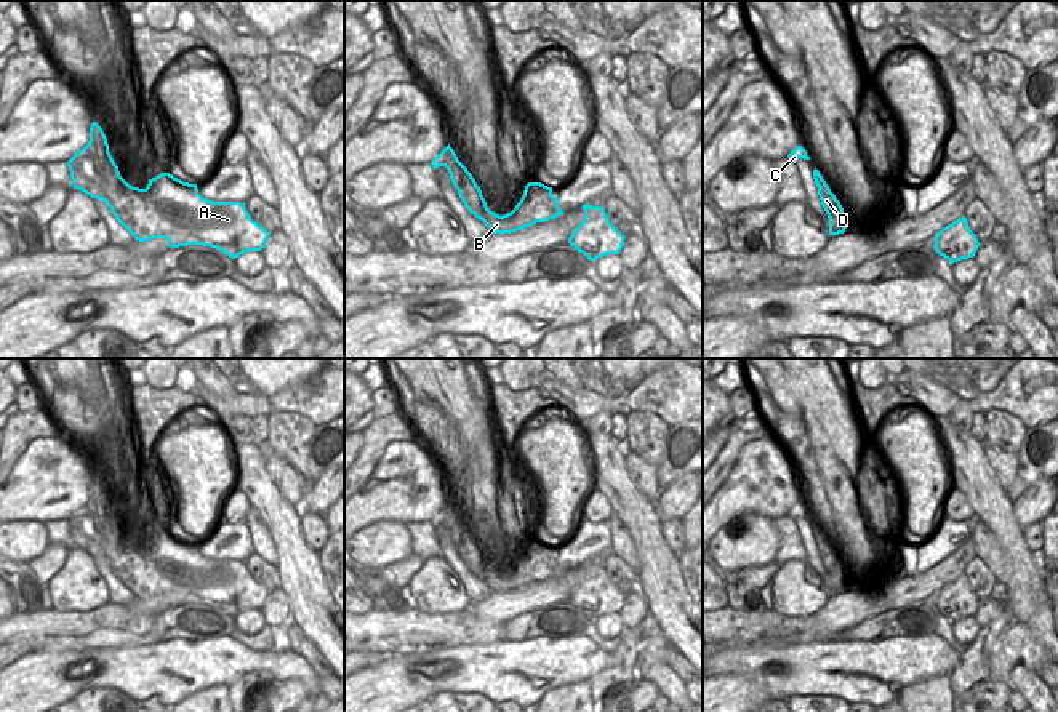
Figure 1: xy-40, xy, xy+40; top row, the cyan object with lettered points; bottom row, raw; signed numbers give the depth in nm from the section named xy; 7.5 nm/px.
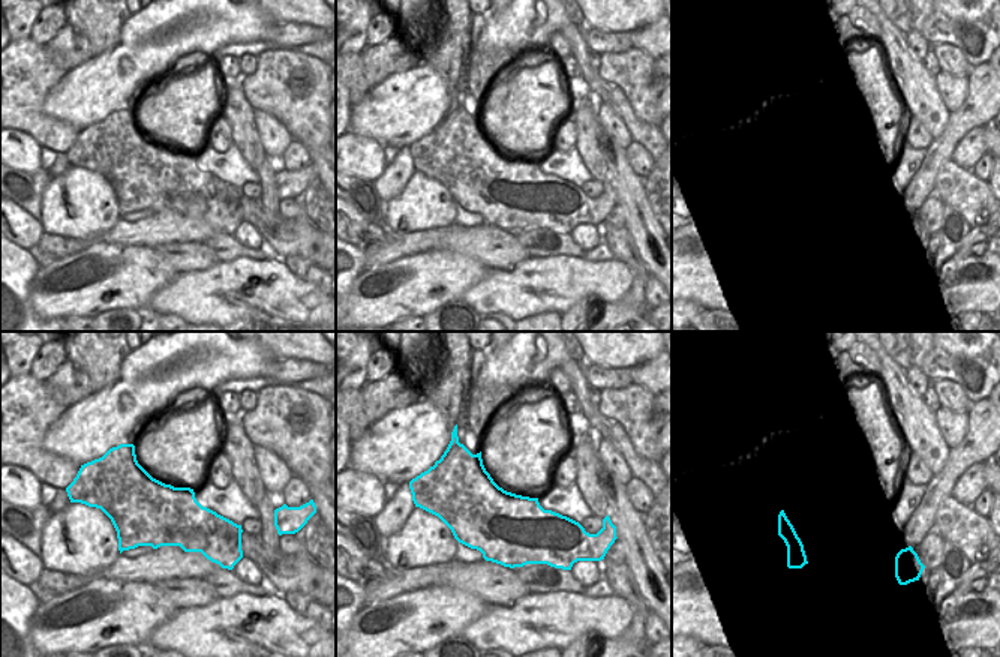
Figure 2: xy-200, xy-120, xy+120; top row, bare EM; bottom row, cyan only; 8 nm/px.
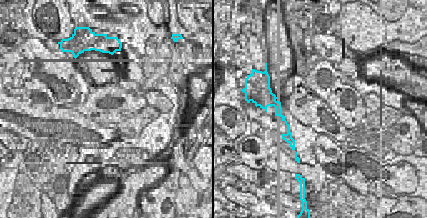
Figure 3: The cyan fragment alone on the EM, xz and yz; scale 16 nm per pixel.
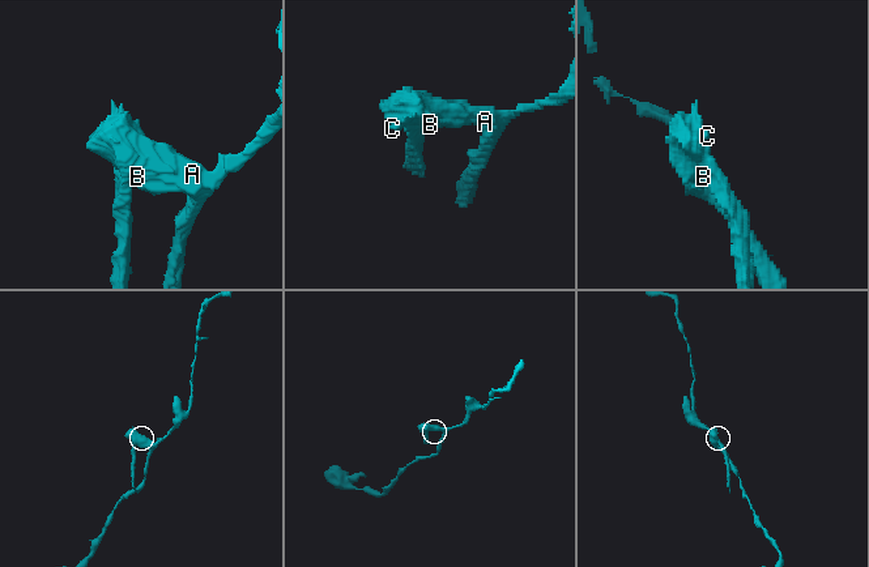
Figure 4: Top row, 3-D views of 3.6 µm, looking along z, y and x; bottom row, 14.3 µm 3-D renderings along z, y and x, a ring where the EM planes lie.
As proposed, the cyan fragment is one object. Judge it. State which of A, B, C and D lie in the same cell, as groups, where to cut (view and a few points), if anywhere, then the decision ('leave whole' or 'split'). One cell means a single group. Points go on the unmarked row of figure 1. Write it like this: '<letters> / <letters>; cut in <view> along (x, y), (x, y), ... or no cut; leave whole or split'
A B C / D; cut in xy along (468, 530), (461, 536), (458, 549); split

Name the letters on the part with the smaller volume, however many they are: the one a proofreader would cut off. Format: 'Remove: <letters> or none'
Remove: D

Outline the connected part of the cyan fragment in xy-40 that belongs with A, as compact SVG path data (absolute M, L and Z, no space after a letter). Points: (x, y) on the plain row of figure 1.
M96 480L91 482L88 502L67 520L67 525L74 547L104 558L115 578L139 600L166 597L170 606L203 603L235 618L246 610L261 610L271 594L251 578L245 562L206 558L198 552L197 542L184 541L170 531L149 538L146 547L130 544L120 534L107 496Z

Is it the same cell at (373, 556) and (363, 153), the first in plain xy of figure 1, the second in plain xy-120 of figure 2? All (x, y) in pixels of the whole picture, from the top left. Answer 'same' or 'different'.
same

